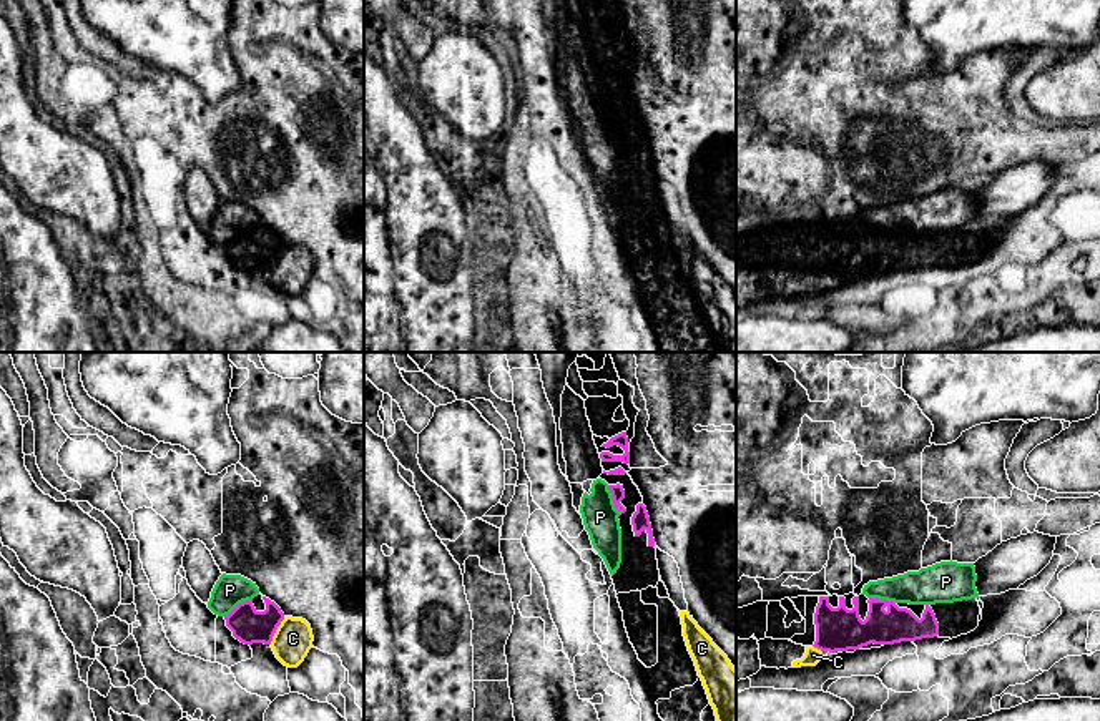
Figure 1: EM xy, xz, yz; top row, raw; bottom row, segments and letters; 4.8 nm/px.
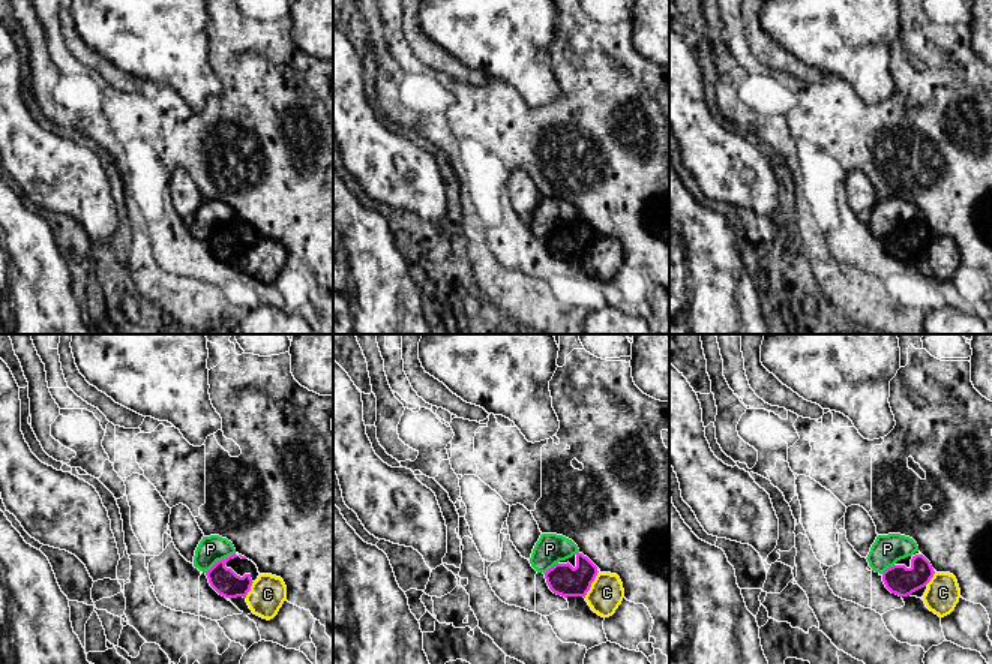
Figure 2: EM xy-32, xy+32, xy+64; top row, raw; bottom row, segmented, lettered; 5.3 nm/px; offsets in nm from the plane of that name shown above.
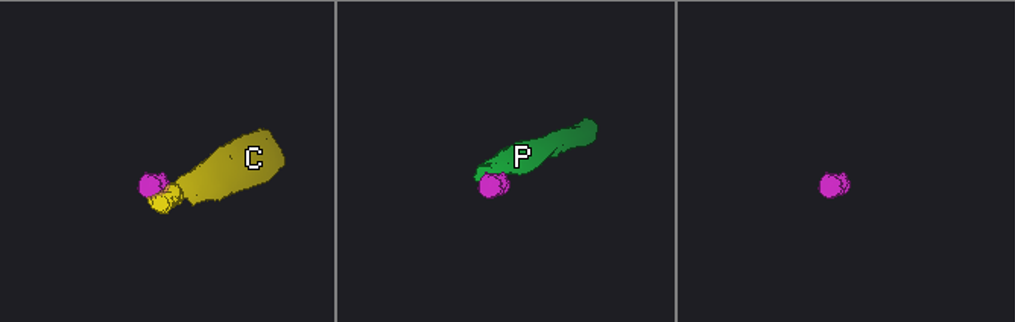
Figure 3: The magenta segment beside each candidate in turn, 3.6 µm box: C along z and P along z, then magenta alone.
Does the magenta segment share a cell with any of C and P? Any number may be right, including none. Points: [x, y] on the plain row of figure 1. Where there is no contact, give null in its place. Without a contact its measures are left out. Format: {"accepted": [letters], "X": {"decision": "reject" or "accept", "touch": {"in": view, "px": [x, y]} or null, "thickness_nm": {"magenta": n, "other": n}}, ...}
{"accepted": [], "C": {"decision": "reject", "touch": {"in": "xy", "px": [276, 256]}, "thickness_nm": {"magenta": 160, "other": 190}}, "P": {"decision": "reject", "touch": {"in": "xz", "px": [613, 128]}, "thickness_nm": {"magenta": 70, "other": 170}}}

